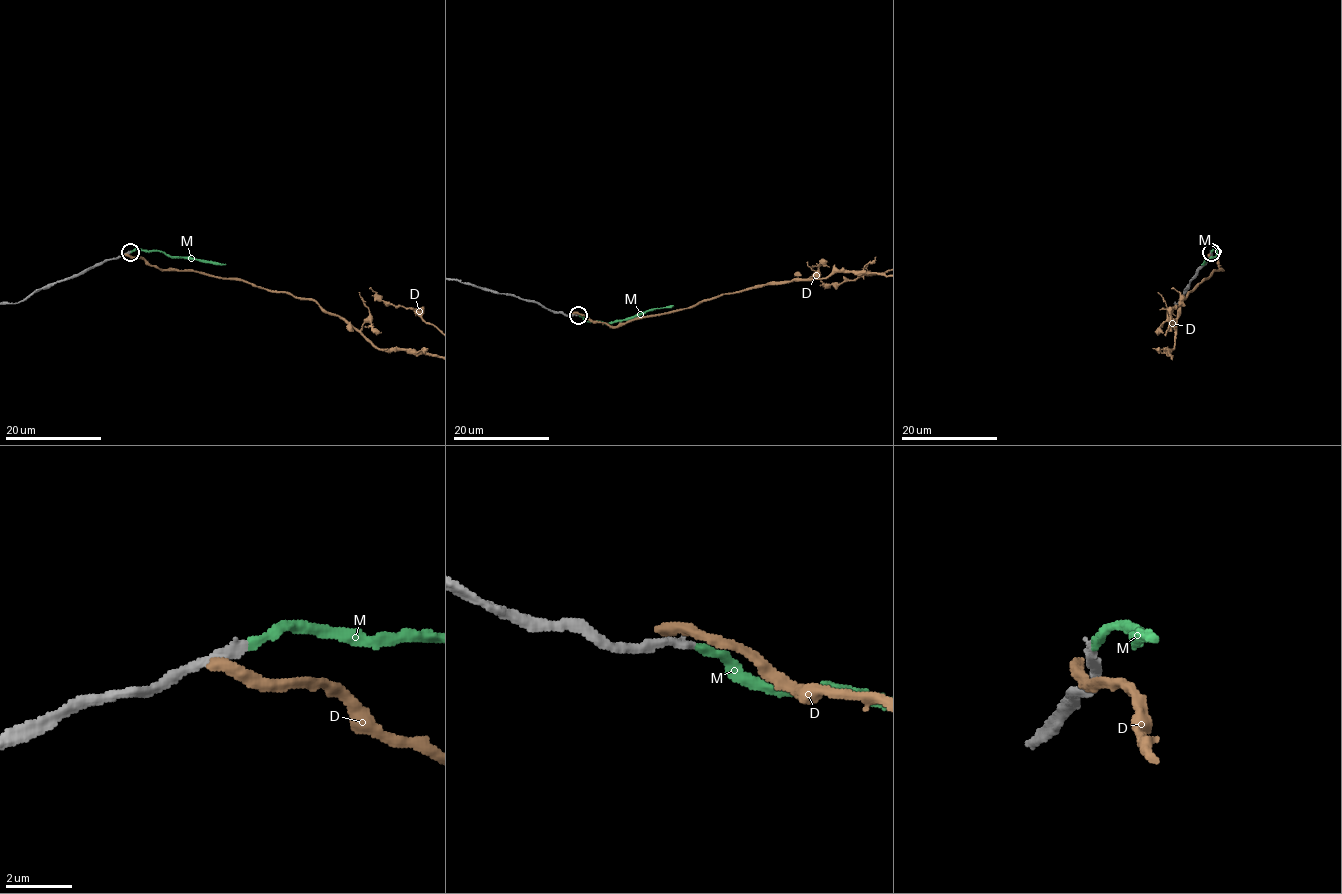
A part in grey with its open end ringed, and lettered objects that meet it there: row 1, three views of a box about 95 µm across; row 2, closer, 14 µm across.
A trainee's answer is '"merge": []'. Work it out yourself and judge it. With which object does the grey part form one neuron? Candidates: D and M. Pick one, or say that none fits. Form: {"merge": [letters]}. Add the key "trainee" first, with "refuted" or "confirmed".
{"trainee": "refuted", "merge": ["M"]}

